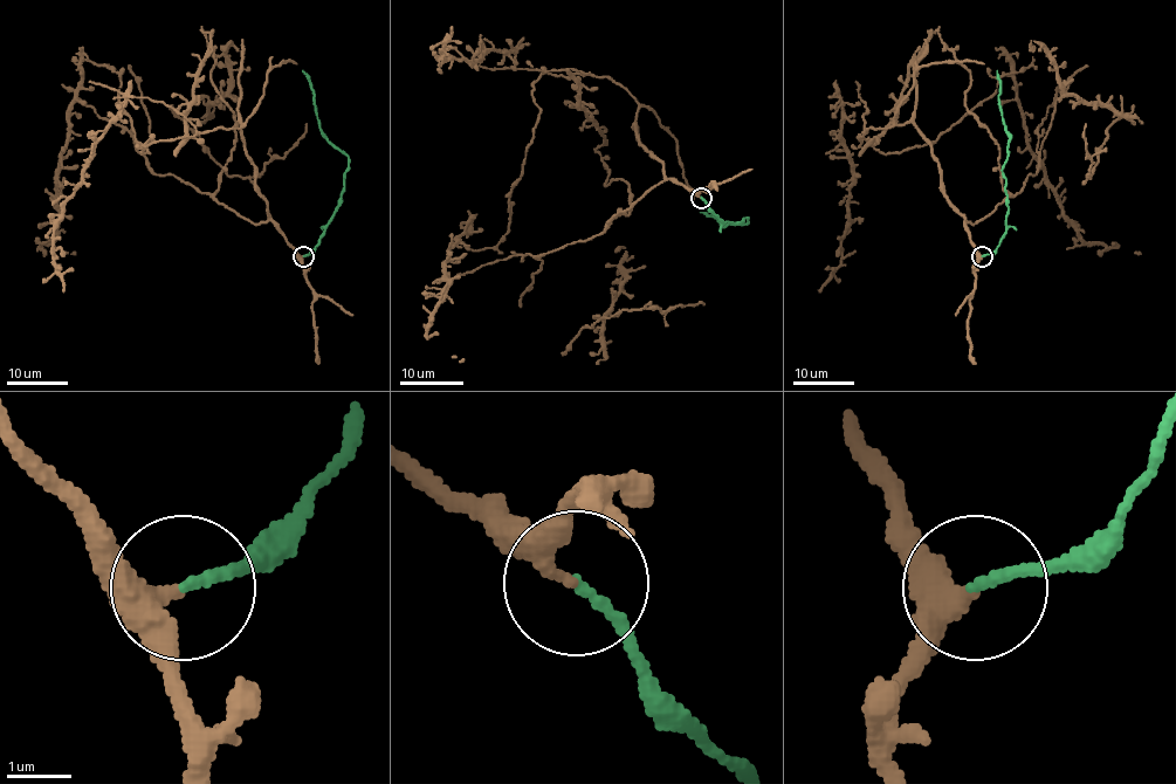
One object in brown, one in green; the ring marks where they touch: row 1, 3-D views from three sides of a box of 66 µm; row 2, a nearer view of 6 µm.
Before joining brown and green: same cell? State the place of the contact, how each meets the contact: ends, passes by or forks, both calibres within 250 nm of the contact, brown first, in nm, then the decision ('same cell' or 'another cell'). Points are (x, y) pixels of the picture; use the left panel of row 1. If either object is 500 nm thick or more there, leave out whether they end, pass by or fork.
place (303, 256); brown ends; green ends; calibres 320 and 160 nm; same cell

